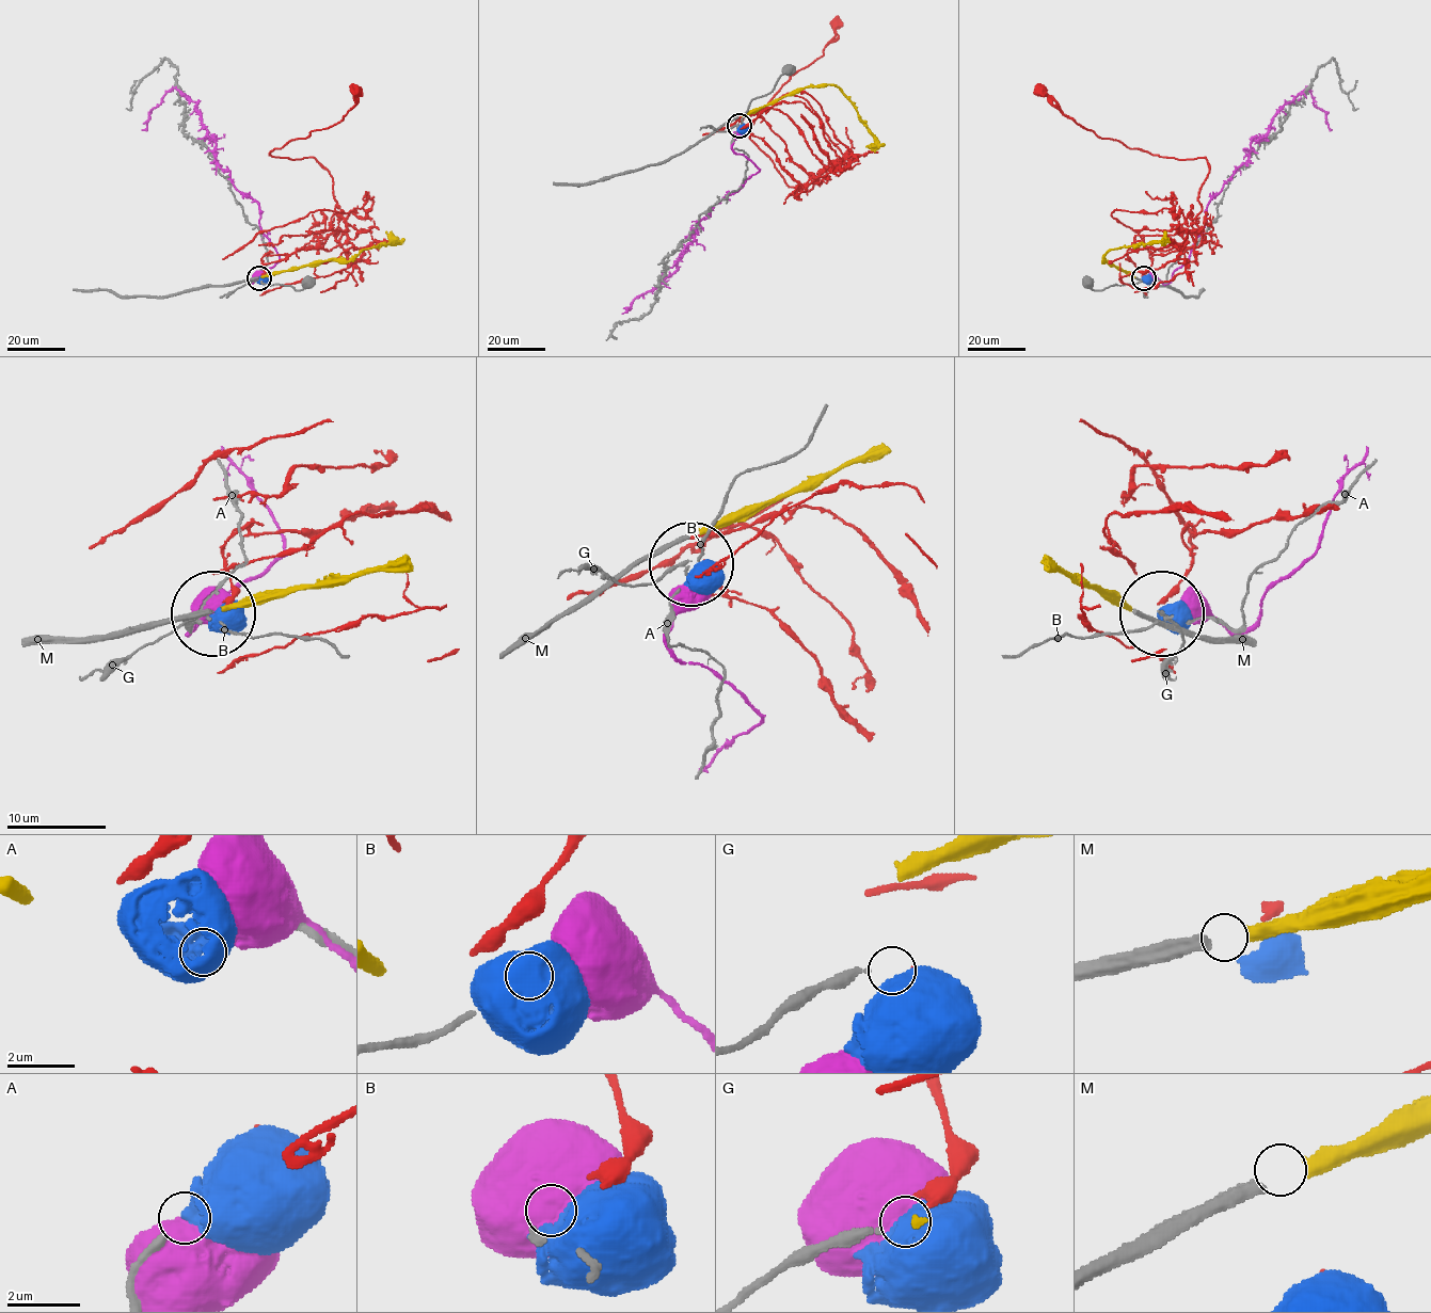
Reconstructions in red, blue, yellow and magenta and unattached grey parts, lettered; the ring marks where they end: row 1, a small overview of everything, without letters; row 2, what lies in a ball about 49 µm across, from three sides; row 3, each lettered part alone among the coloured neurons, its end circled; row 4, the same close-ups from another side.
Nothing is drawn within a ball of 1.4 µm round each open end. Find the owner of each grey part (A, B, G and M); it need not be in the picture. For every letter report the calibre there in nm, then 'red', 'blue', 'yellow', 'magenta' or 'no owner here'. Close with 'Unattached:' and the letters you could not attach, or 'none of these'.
A: 240 nm | blue
B: 240 nm | no owner here
G: 260 nm | red
M: 380 nm | yellow
Unattached: B

